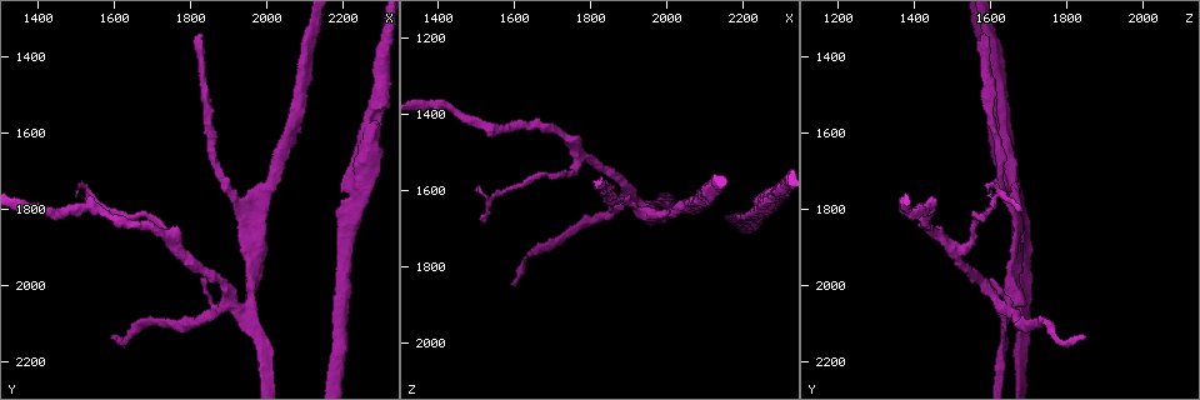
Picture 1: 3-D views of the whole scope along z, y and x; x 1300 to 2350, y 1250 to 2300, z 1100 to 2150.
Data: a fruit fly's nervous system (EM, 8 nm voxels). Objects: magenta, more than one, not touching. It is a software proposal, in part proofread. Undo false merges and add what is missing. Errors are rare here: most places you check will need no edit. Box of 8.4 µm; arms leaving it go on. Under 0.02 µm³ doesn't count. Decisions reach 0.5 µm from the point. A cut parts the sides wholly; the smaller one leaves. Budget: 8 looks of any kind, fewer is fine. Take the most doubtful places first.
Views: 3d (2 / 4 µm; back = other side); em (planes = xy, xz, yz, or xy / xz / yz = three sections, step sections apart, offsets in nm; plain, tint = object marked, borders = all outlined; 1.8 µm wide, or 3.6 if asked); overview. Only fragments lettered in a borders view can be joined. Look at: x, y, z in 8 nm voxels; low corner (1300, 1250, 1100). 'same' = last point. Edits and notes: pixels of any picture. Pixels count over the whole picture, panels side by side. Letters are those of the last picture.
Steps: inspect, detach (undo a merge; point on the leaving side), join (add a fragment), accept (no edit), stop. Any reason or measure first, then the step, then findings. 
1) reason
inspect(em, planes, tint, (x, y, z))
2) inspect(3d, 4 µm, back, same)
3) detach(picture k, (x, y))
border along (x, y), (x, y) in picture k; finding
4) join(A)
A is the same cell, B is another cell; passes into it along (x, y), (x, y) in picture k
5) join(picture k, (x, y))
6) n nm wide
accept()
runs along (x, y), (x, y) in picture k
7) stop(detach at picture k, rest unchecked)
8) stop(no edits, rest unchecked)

free end
inspect(3d, 2 µm, (1830, 1345, 1575))

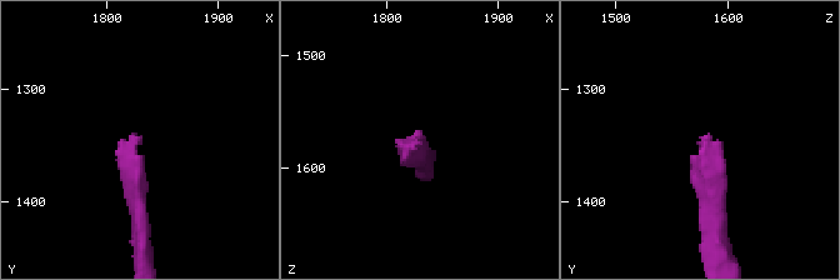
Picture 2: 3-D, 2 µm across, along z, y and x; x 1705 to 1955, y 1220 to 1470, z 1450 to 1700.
shape alone is not enough
inspect(em, planes, borders, (1830, 1344, 1578))

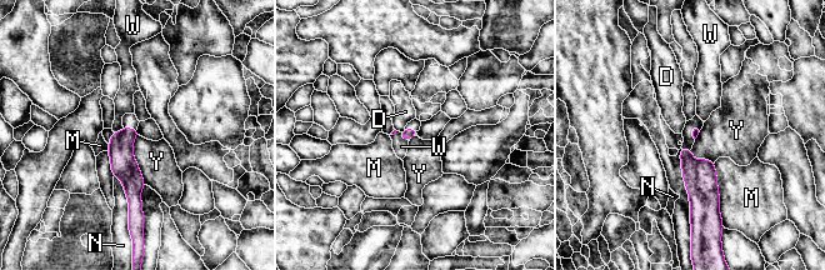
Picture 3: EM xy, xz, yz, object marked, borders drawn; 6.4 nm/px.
M touches over 340 nm
join(W)
W is the same cell, D, M, N and Y are other cells; passes into it along (406, 134), (403, 139), (400, 146) in picture 3; it goes on there

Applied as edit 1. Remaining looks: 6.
looks like a crossing
inspect(3d, 4 µm, (1900, 2035, 1610))

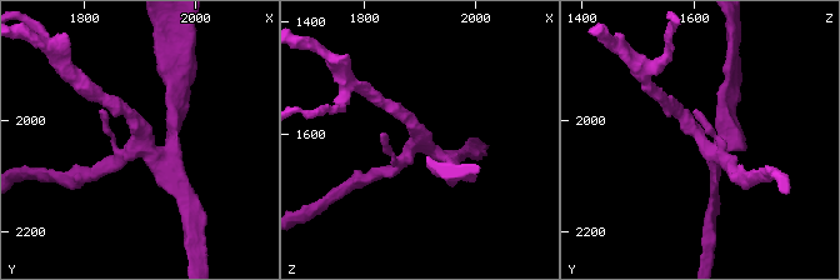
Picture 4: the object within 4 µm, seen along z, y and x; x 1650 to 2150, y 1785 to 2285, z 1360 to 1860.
inspect(em, planes, plain, (1900, 2035, 1610))

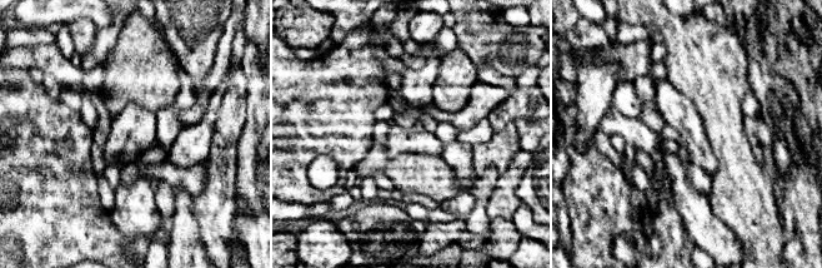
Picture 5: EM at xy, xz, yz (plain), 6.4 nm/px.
inspect(em, planes, borders, same)

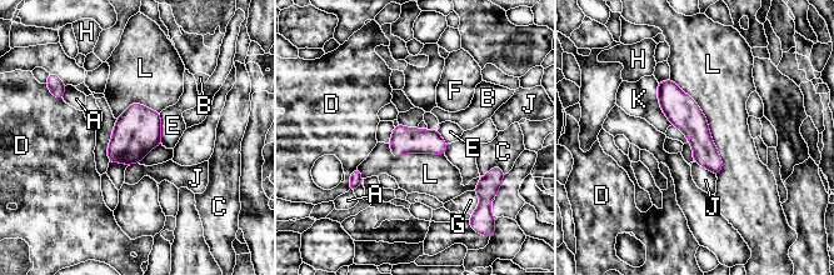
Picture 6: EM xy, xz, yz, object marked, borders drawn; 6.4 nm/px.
L touches over 700 nm
accept()
A, B, C, D, E, F, G, H, J, K and L are other cells; runs along (660, 85), (695, 126), (715, 170) in picture 6; continuous, no second neuron

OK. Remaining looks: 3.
branch point
inspect(em, 3.6 µm, planes, tint, (1965, 1820, 1675))

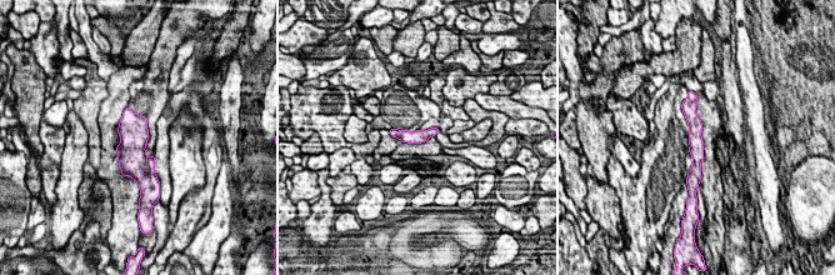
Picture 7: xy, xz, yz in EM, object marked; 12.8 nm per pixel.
what lies round it
inspect(em, 3.6 µm, planes, borders, same)

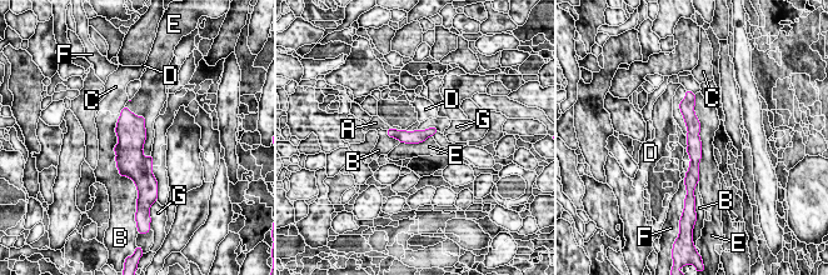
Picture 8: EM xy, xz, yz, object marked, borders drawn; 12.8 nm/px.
accept()
A, B, C, D, E, F and G are other cells; border along (694, 96), (701, 141), (698, 181) in picture 8; all the same neuron

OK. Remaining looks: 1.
stop(join at picture 3, rest unchecked)

